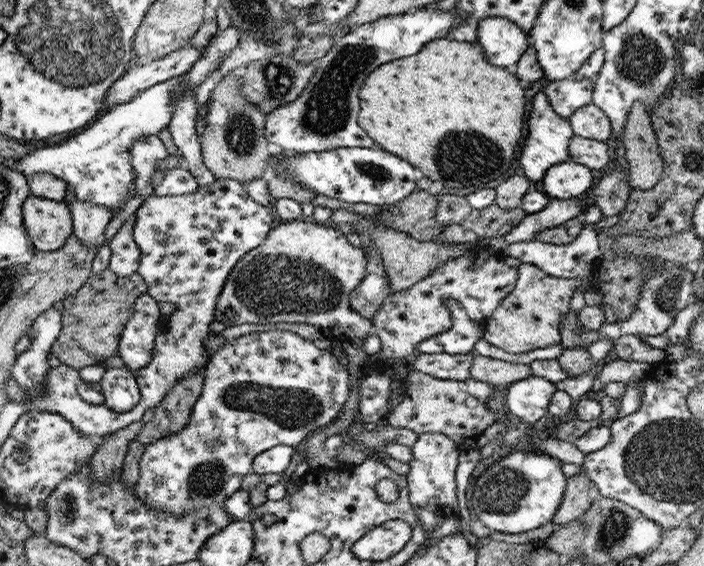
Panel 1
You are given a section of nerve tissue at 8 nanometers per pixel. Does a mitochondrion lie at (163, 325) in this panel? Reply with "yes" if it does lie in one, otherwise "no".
no

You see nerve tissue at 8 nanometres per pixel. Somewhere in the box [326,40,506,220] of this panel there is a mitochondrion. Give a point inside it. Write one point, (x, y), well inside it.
(381, 175)

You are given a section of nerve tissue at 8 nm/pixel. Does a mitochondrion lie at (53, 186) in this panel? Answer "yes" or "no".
no

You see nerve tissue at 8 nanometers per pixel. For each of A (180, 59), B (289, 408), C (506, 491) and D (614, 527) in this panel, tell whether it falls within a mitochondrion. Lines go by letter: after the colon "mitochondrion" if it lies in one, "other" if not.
A: other
B: mitochondrion
C: mitochondrion
D: mitochondrion

